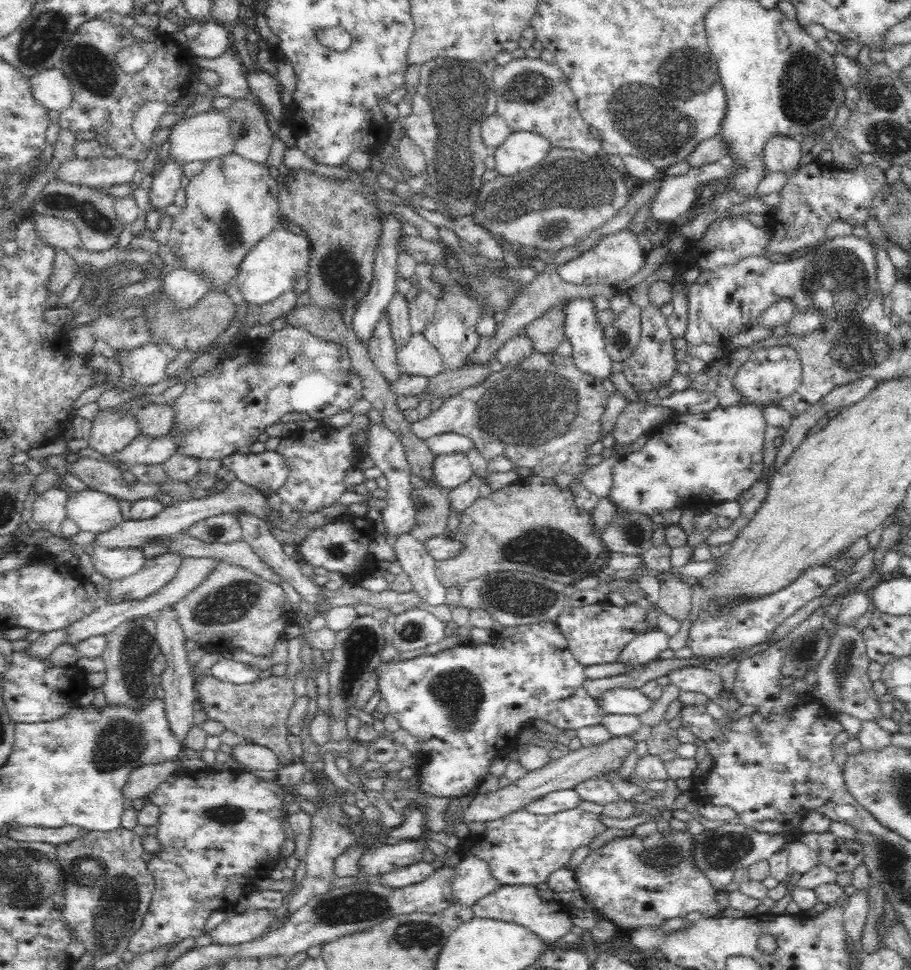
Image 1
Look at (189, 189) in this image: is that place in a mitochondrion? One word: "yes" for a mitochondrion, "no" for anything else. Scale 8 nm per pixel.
no

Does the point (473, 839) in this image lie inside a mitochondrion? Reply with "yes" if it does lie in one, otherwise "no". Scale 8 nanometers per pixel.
no

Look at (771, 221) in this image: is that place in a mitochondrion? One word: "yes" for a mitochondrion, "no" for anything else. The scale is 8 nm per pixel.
no

